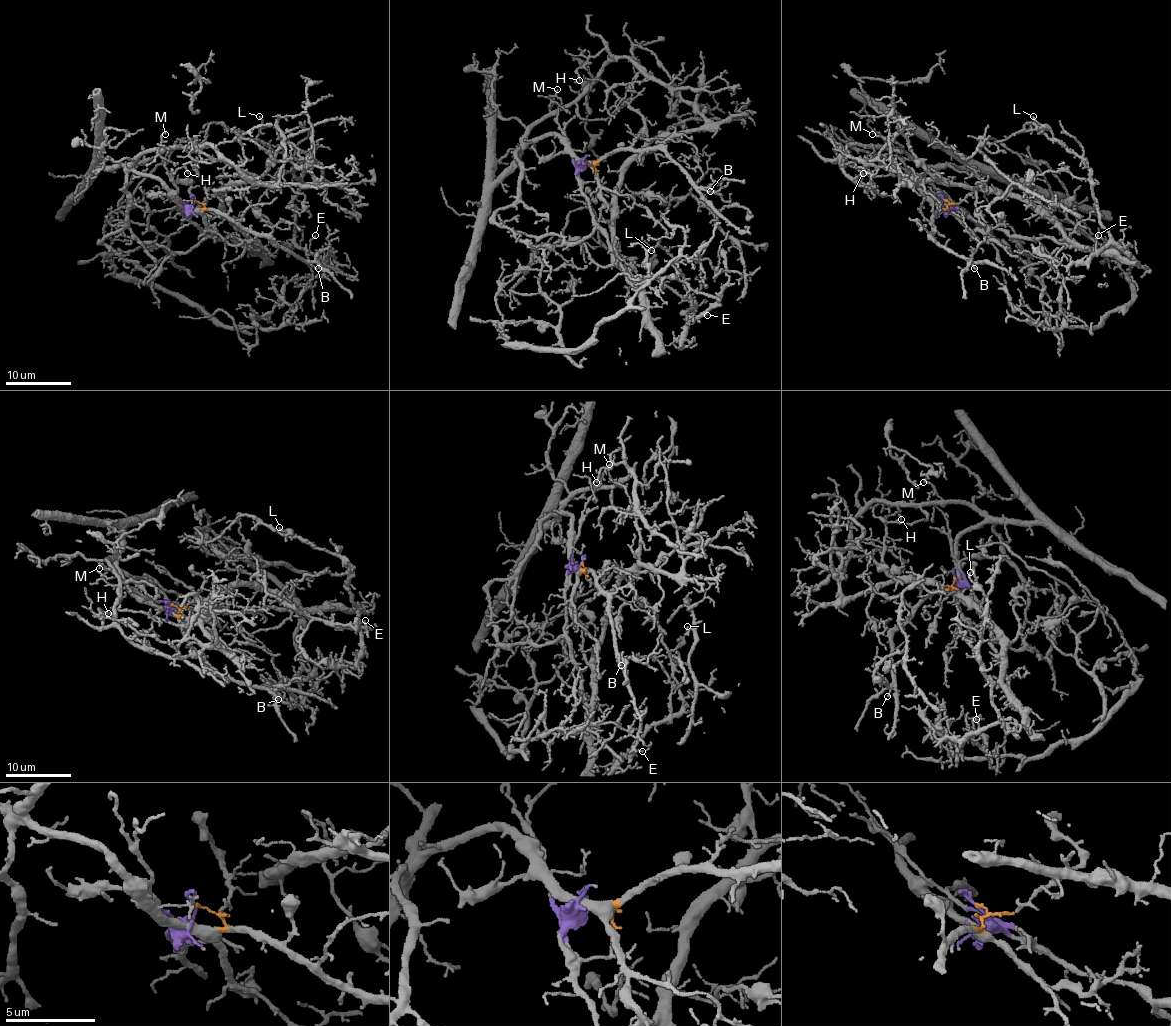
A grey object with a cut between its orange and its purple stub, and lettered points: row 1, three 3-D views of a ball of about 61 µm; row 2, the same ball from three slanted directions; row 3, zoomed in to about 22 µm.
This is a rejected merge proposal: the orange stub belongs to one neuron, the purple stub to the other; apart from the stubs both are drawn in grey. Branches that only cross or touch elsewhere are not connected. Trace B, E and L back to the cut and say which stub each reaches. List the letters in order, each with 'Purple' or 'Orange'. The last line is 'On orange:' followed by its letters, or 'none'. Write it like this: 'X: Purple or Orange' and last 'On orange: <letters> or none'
B: Orange
E: Purple
L: Purple
On orange: B

